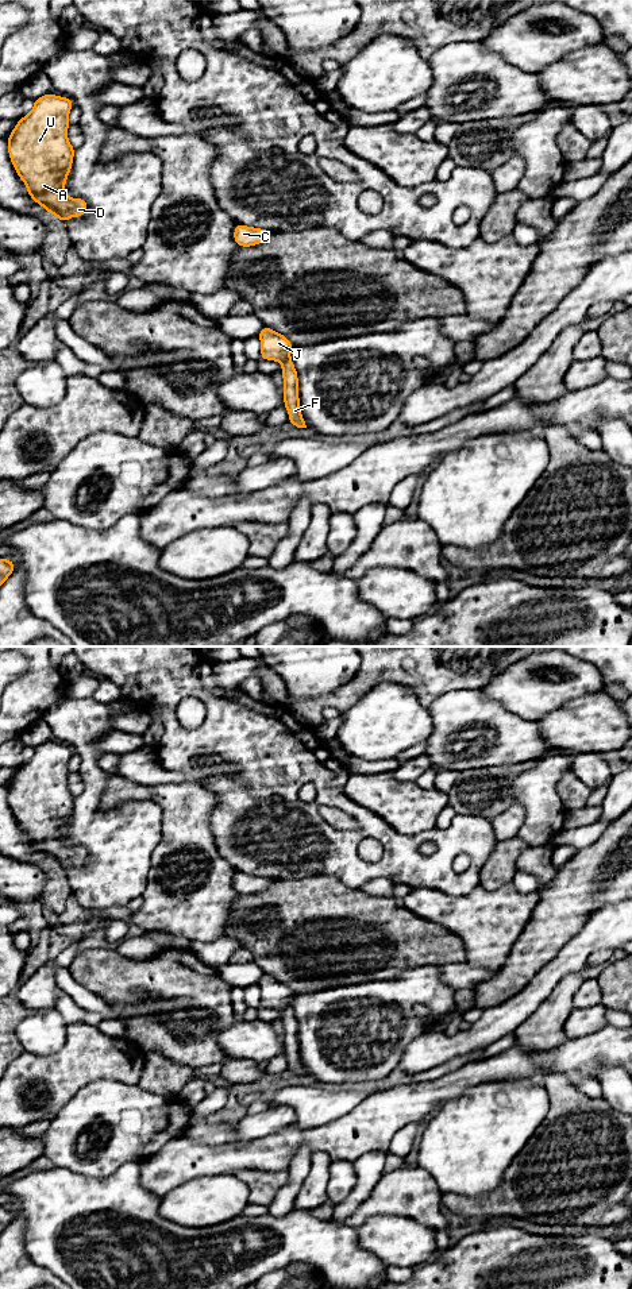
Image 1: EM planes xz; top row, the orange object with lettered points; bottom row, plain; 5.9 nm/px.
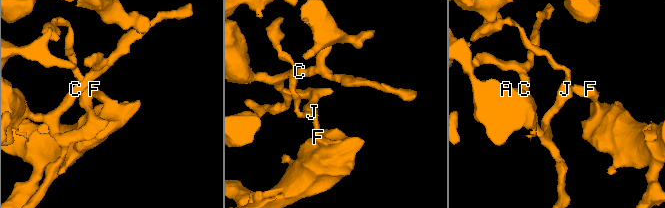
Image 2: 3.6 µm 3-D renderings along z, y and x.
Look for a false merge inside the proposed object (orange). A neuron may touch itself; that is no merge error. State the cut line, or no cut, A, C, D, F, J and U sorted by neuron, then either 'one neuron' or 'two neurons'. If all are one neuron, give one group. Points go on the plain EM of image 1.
cut in xz along (289, 1003), (282, 1010); A C D J U / F; two neurons

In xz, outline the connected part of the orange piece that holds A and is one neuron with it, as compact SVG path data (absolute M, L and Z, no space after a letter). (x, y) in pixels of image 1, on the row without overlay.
M46 741L34 748L32 759L18 768L8 788L8 803L19 826L27 834L28 844L63 872L70 865L81 865L88 849L65 842L65 829L70 822L76 796L68 787L68 764L74 750L69 745Z

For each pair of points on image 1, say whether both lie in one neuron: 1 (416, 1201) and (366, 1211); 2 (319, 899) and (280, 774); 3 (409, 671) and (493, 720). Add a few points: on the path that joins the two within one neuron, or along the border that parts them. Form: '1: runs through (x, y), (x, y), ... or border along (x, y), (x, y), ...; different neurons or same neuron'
1: runs through (404, 1203), (378, 1203); same neuron
2: border along (280, 879), (332, 875), (342, 883); different neurons
3: border along (477, 689), (450, 689), (427, 706); different neurons

